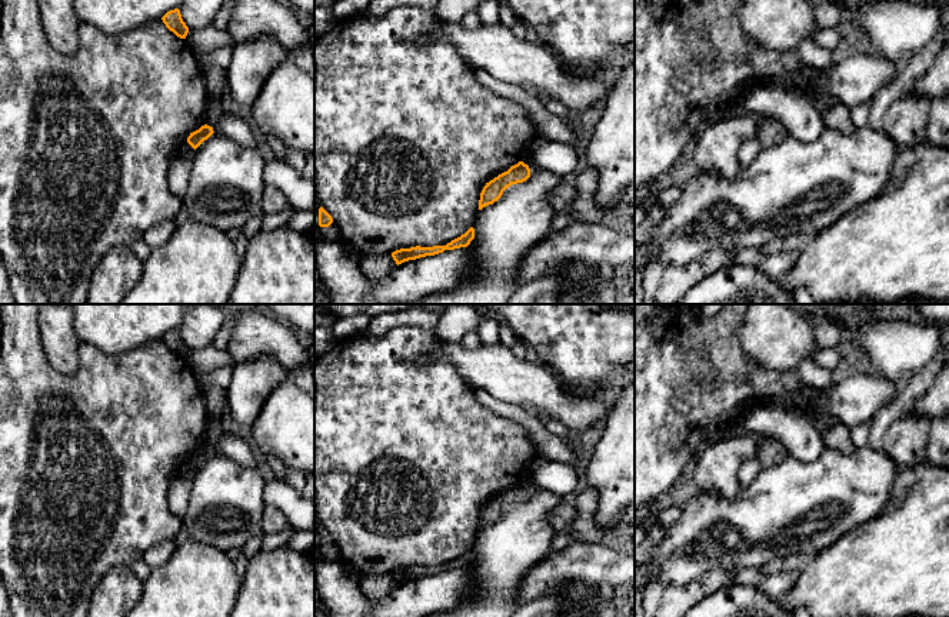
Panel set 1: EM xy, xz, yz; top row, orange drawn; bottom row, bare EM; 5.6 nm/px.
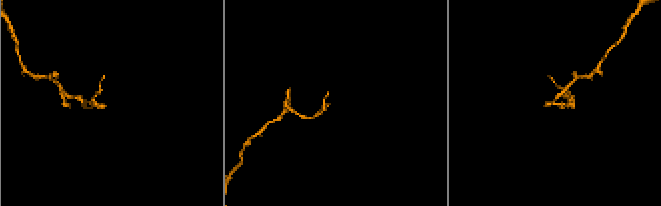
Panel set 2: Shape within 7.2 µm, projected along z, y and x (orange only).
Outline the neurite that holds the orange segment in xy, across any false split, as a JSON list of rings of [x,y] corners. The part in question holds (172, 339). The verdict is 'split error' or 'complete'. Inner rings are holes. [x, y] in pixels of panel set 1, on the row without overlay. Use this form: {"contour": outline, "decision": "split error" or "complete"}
{"contour": [[[174,328],[167,331],[163,337],[162,337],[163,343],[166,344],[166,347],[173,351],[177,357],[180,358],[186,358],[187,353],[189,353],[189,347],[186,346],[186,343],[182,338],[180,330]]], "decision": "complete"}

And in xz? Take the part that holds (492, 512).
{"contour": [[[519,481],[517,484],[512,486],[507,491],[486,503],[480,513],[479,530],[497,521],[502,517],[503,511],[512,504],[523,503],[529,497],[530,488],[527,484]]], "decision": "complete"}

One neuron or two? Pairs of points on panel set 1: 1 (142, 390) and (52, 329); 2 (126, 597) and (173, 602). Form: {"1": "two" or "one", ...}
{"1": "two", "2": "two"}

